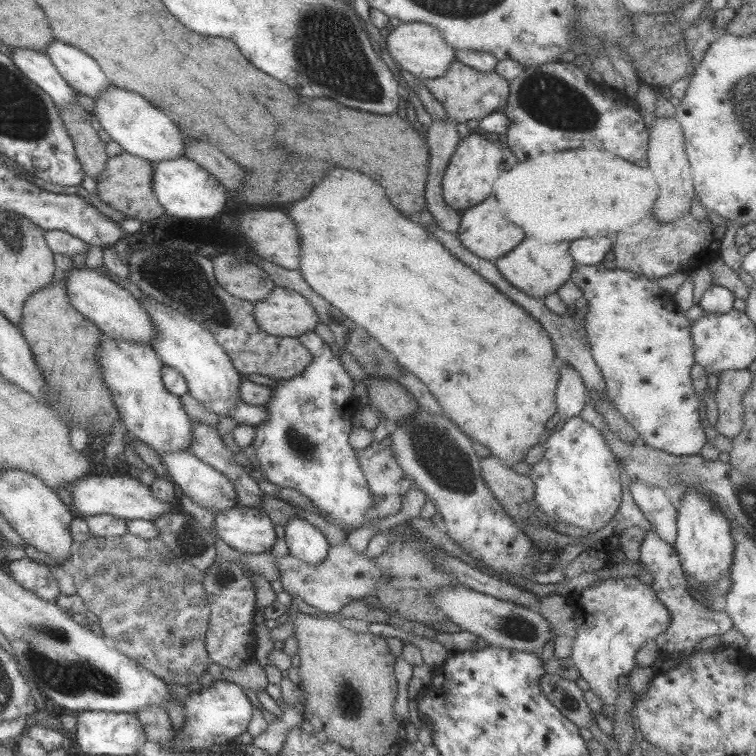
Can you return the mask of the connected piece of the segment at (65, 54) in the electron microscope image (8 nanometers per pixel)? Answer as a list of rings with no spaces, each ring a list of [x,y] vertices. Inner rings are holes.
[[[52,40],[45,48],[45,54],[71,88],[91,98],[113,85],[112,77],[101,70],[85,52],[75,50],[69,44]]]

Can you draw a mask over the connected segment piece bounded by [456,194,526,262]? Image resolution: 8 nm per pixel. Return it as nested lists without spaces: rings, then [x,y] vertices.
[[[492,194],[484,198],[479,204],[461,212],[456,235],[469,252],[492,262],[515,248],[526,237],[520,228],[517,228],[511,221],[505,220],[500,213],[497,199]]]

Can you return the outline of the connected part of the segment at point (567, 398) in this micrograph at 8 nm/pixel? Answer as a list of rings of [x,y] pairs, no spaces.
[[[559,364],[559,382],[555,390],[556,413],[562,420],[573,418],[581,413],[586,404],[585,386],[579,374],[571,366]]]

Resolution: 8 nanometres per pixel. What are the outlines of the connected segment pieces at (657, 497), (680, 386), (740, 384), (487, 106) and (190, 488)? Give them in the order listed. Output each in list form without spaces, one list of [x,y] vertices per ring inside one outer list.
[[[629,482],[629,492],[645,520],[651,524],[651,530],[672,546],[676,537],[677,509],[665,497],[664,490],[641,482]]]
[[[574,262],[573,270],[568,279],[582,292],[581,304],[586,306],[584,331],[590,344],[591,357],[603,376],[605,389],[607,389],[607,398],[615,405],[615,409],[623,416],[623,419],[637,432],[640,443],[666,452],[667,454],[674,454],[675,456],[699,454],[698,452],[701,450],[701,446],[707,444],[707,441],[705,440],[705,433],[703,433],[704,428],[701,426],[701,422],[699,422],[699,398],[696,395],[695,389],[693,389],[693,384],[691,384],[691,376],[689,376],[691,367],[693,367],[694,364],[693,343],[690,331],[691,320],[685,317],[677,304],[675,305],[675,301],[673,302],[673,300],[671,300],[671,304],[665,306],[665,302],[663,302],[663,298],[665,298],[664,290],[660,289],[659,285],[654,280],[649,280],[642,274],[617,267],[610,270],[605,269],[603,266],[582,265]]]
[[[747,369],[723,371],[718,376],[719,381],[714,391],[718,418],[713,427],[730,441],[742,430],[744,419],[742,396],[752,384],[753,376],[754,374]]]
[[[457,60],[449,63],[443,76],[422,79],[422,83],[431,92],[433,98],[441,103],[446,116],[457,123],[465,123],[467,120],[479,121],[492,112],[501,111],[507,104],[509,96],[509,81],[501,78],[494,70],[479,72]]]
[[[169,451],[159,454],[160,461],[166,470],[167,478],[179,486],[181,493],[193,503],[201,508],[208,510],[214,515],[224,511],[226,508],[239,505],[237,503],[237,493],[235,488],[227,477],[216,470],[213,470],[208,464],[201,462],[196,456],[185,451]]]

